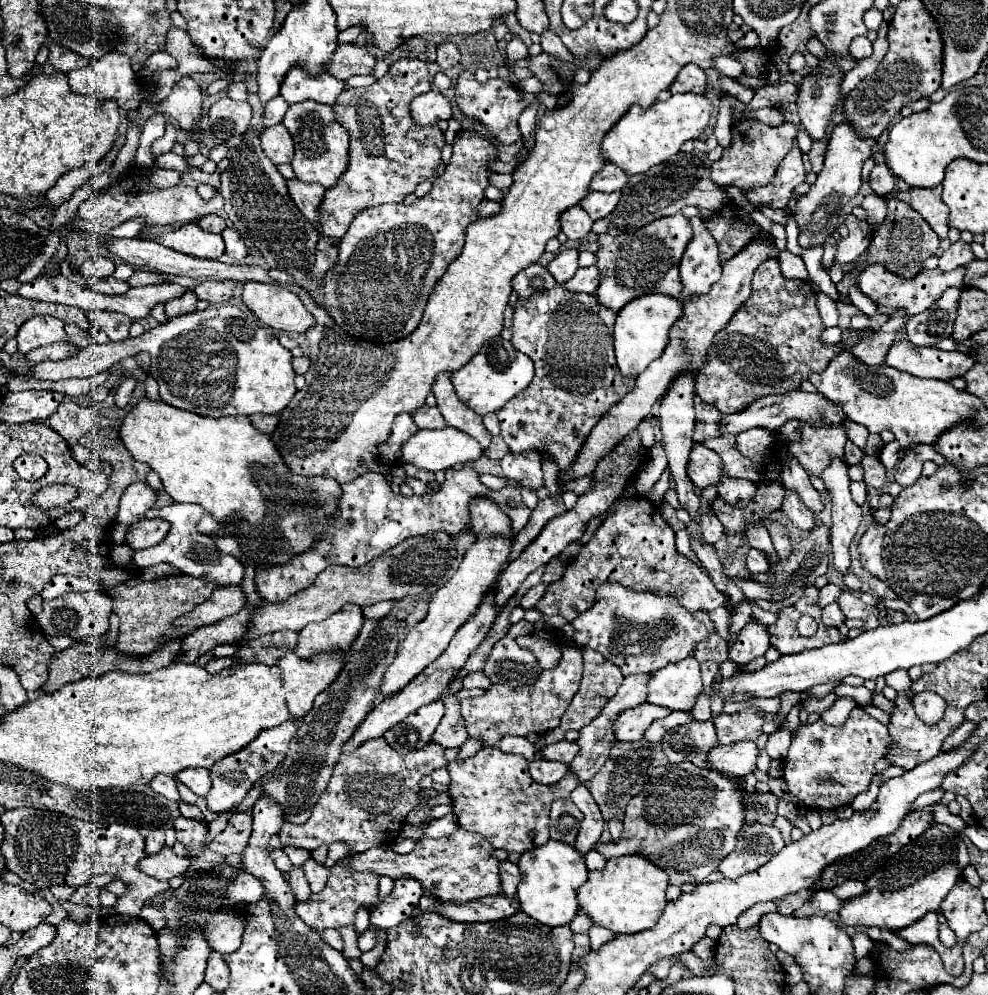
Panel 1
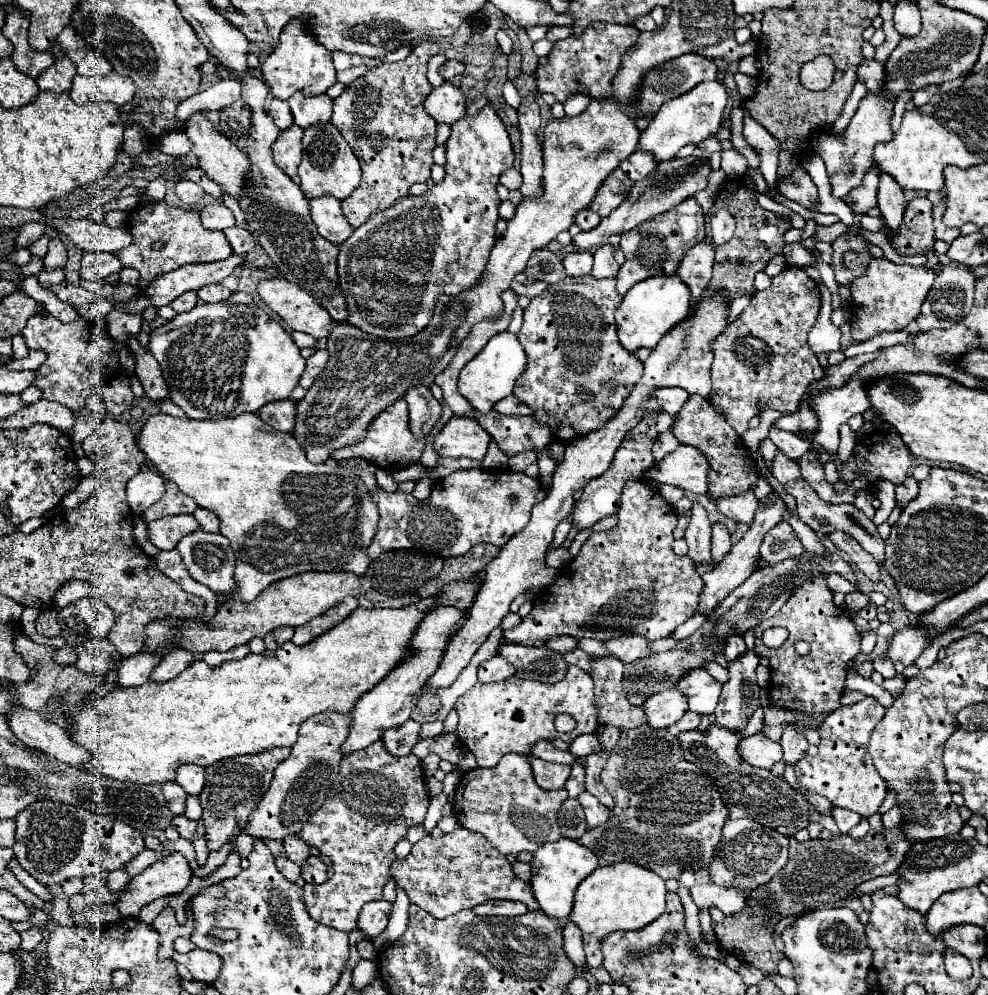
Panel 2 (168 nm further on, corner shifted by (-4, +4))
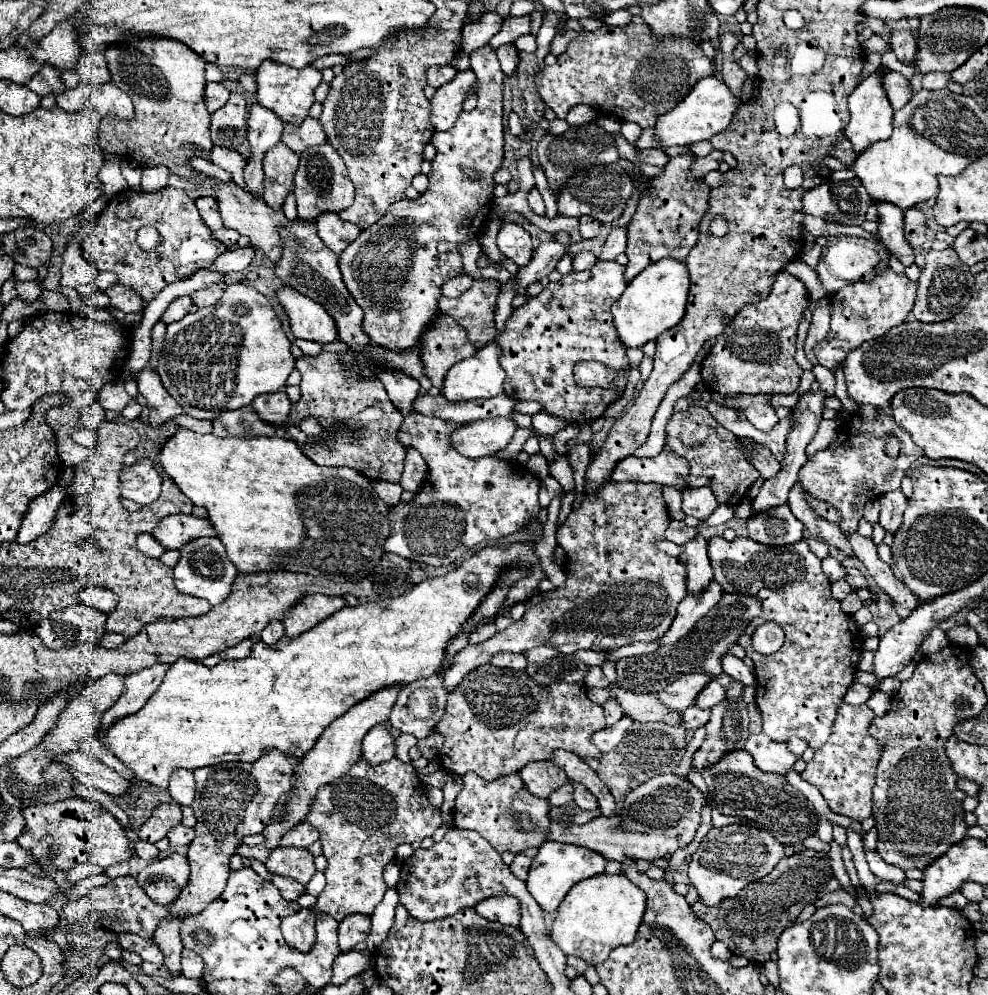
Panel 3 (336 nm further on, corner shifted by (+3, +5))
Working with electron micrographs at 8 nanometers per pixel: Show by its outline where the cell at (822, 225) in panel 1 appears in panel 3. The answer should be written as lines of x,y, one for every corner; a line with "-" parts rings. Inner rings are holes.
877,69
873,75
869,75
867,79
863,79
855,91
849,95
849,125
845,127
845,135
847,139
853,143
853,149
857,153
863,153
869,145
873,145
875,141
887,139
891,135
891,119
893,119
893,107
887,99
887,93
883,91
883,69

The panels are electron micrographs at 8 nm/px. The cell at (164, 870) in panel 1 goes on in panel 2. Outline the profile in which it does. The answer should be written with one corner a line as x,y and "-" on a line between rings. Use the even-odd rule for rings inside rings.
174,852
134,876
124,892
120,892
116,906
124,918
130,919
130,916
139,915
140,906
160,896
182,892
190,880
192,868
188,860
180,852

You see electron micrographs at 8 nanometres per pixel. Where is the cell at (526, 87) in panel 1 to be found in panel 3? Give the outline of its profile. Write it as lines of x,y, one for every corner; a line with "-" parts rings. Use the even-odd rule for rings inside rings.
531,189
531,191
529,191
529,207
531,207
537,215
545,215
545,203
543,203
543,199
541,199
541,195
539,195
537,189

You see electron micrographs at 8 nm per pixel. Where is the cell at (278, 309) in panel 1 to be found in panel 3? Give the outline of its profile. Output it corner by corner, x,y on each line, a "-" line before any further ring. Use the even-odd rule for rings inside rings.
281,287
277,291
277,301
285,307
293,335
297,339
315,341
321,345
339,339
335,319
307,295
291,287

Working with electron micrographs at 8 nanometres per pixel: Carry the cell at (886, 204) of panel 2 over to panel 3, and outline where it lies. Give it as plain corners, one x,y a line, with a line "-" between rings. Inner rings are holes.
877,203
879,209
879,239
887,245
891,255
895,255
905,267
915,263
915,251
907,245
903,233
903,211
891,207
891,203

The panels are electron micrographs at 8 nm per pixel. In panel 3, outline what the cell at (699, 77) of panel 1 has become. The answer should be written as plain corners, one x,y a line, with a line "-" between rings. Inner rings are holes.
633,17
629,25
603,25
585,37
575,37
555,65
535,75
535,87
559,119
565,119
571,107
583,103
645,129
653,127
659,115
671,111
699,79
715,75
715,71
715,61
705,57
697,43
685,37
667,37
663,43
655,43
647,23

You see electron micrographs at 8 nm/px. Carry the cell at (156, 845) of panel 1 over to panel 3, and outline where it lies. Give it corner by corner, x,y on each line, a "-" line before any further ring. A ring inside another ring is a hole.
135,841
135,847
133,847
133,853
141,859
155,859
159,857
159,851
153,843
143,843
143,841

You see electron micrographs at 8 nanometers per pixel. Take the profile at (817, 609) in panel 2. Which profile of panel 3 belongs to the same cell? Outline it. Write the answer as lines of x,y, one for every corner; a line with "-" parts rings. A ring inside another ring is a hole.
713,537
709,541
709,559
715,571
715,581
723,587
725,593
749,593
757,597
763,607
763,613
739,637
739,645
755,663
755,701
763,717
763,733
775,741
789,741
797,735
803,737
813,749
823,747
827,737
831,735
839,703
855,679
857,663
861,659
863,649
859,641
859,625
853,621
851,615
841,611
839,601
831,595
831,581
821,569
821,559
809,549
805,539
791,545
769,547
749,537
737,537
735,541
-
765,621
775,621
785,633
783,647
773,655
759,655
751,647
751,635
755,627

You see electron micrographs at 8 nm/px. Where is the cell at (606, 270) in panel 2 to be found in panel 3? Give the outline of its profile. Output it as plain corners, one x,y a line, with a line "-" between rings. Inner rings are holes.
627,225
611,229
611,233
603,245
601,257
603,259
615,259
619,253
625,251
625,245
627,245

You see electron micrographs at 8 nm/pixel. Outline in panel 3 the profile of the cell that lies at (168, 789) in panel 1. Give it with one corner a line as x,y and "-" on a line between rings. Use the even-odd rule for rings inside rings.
161,803
153,815
141,825
139,829
139,839
141,841
149,841
149,843
157,843
159,839
163,839
171,827
181,823
181,807
175,803

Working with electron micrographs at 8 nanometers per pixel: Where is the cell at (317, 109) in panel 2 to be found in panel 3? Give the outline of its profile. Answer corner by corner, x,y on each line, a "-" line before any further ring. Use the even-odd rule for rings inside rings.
307,117
297,129
295,127
285,127
281,141
295,153
303,153
307,147
315,147
325,143
323,127
317,119

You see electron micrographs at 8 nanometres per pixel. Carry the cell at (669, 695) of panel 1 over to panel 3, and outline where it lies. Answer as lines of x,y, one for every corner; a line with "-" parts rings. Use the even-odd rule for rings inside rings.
711,681
697,697
697,707
703,707
703,709
709,709
709,707
715,707
719,705
721,701
725,699
725,689
721,687
719,681

